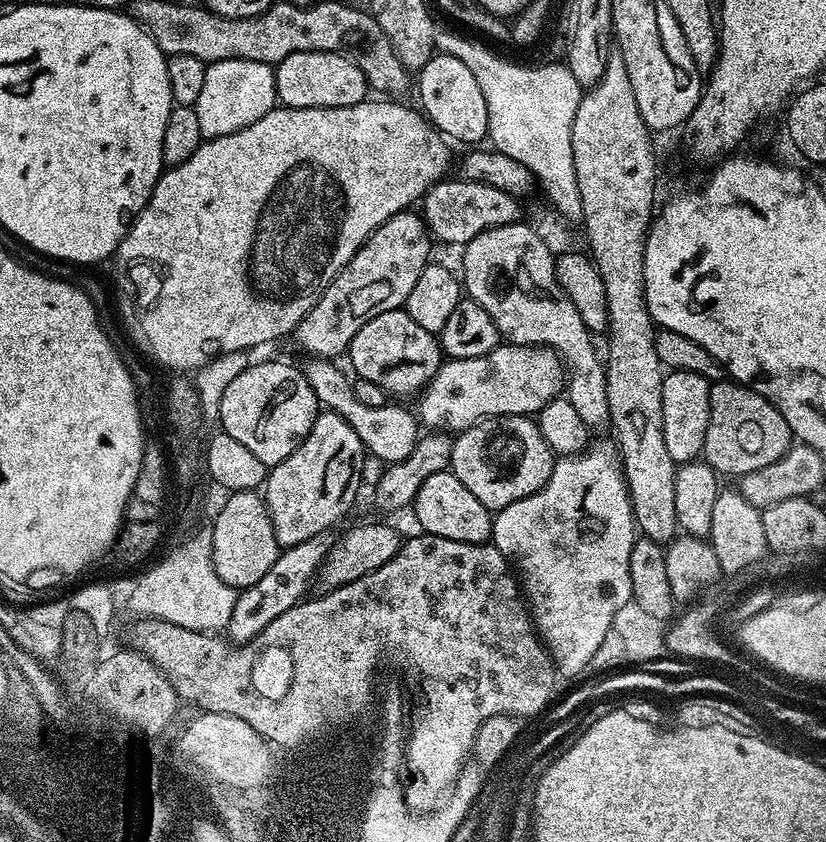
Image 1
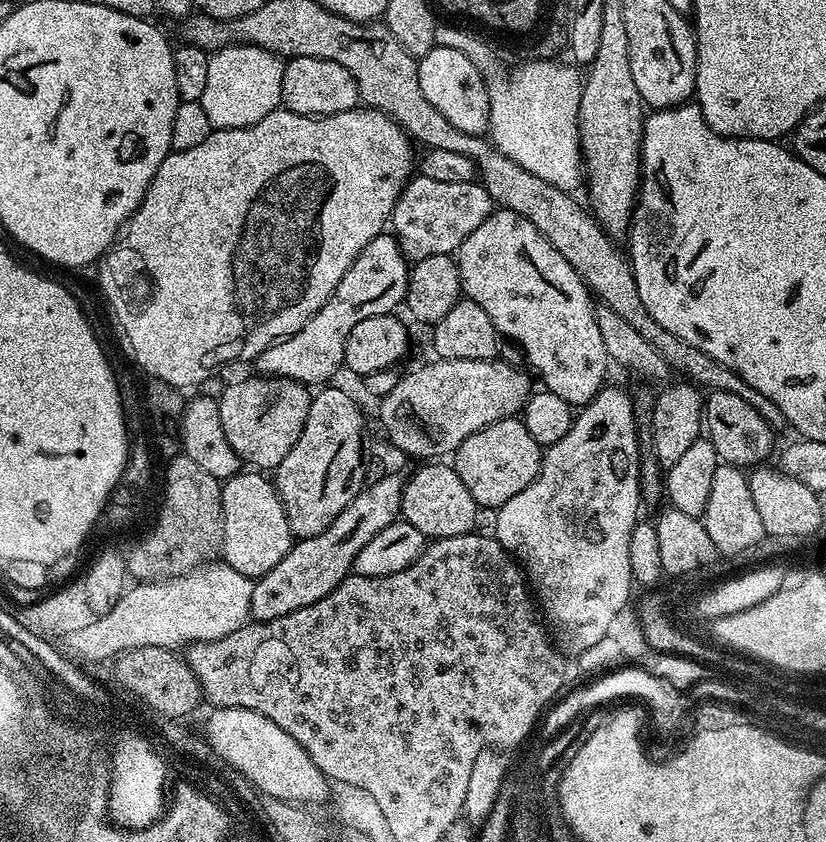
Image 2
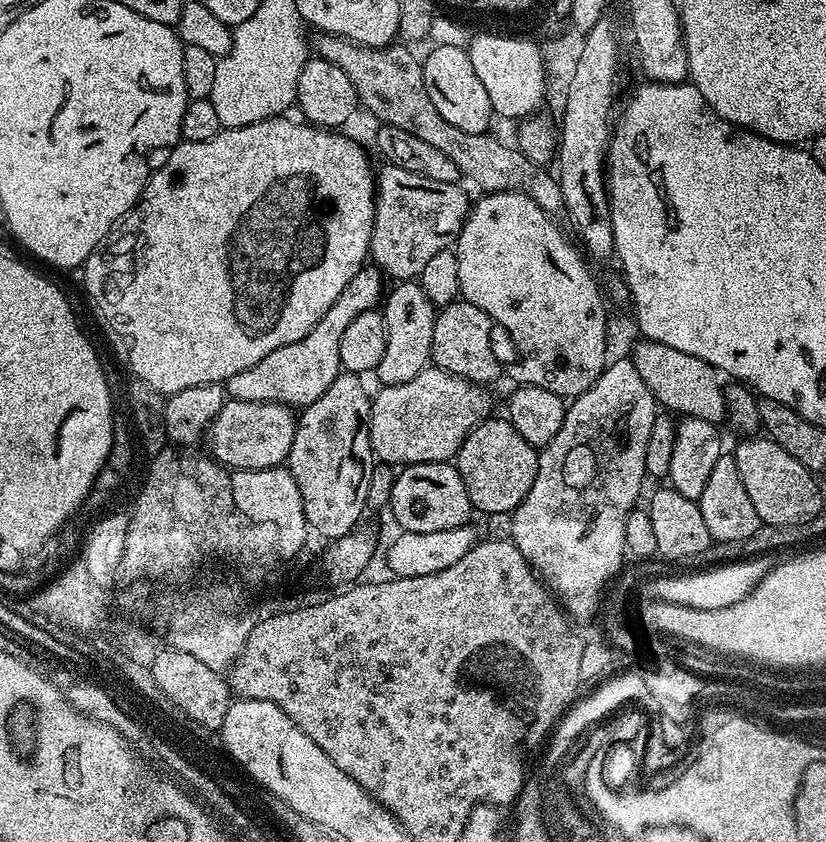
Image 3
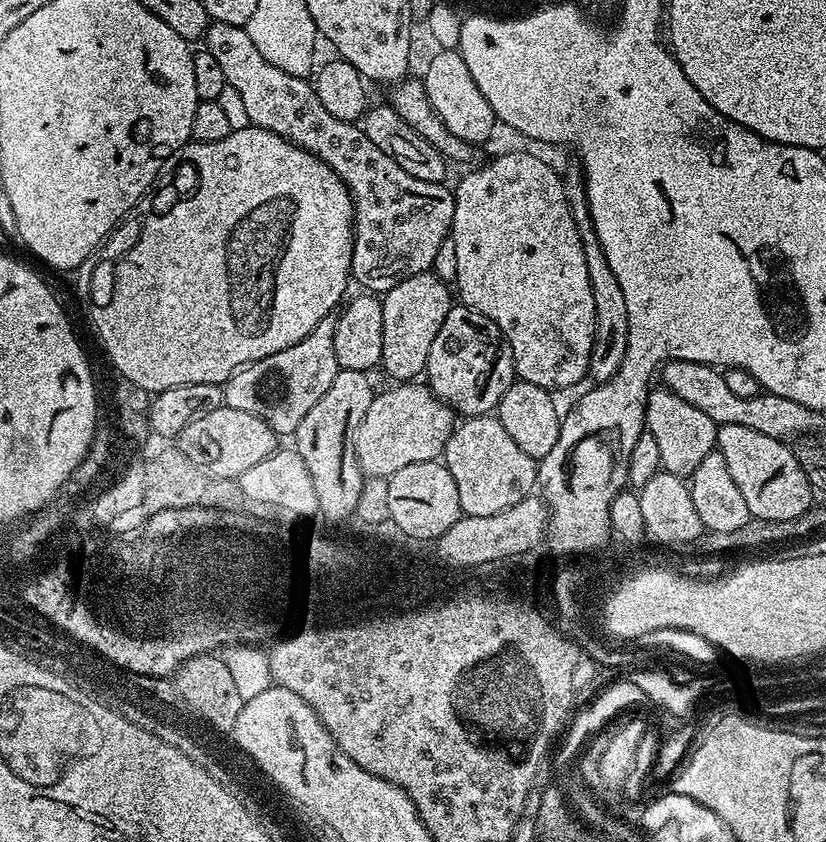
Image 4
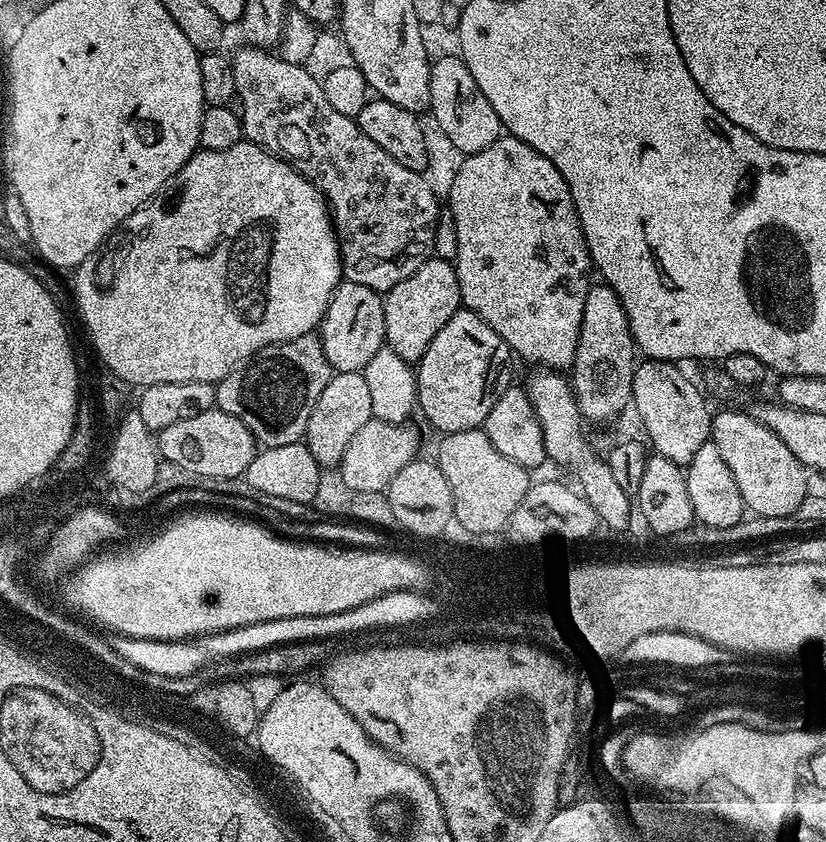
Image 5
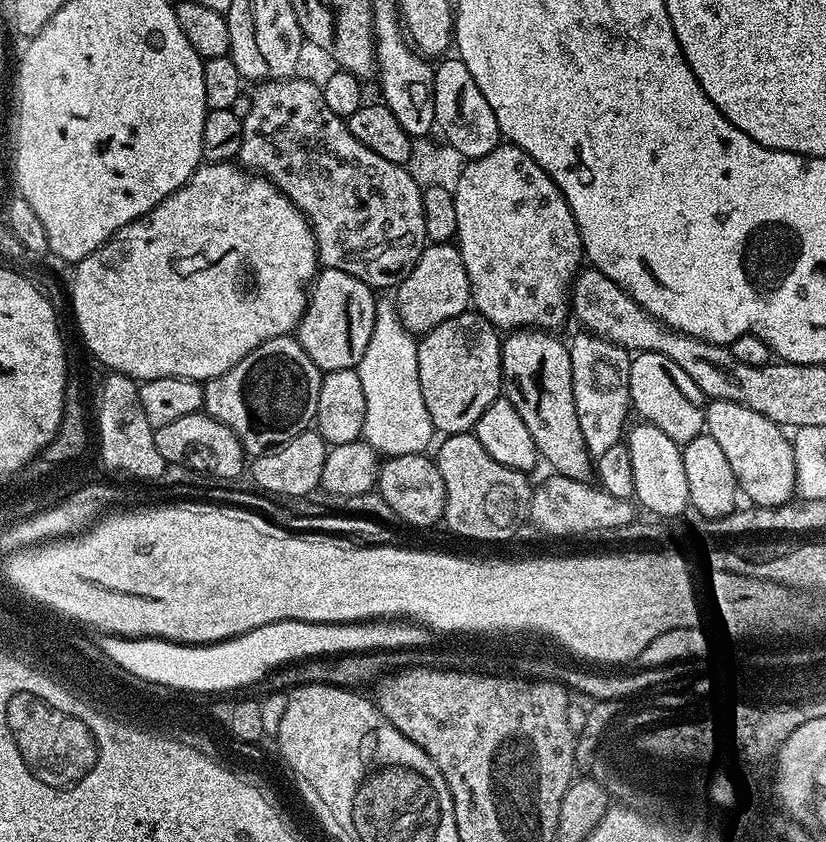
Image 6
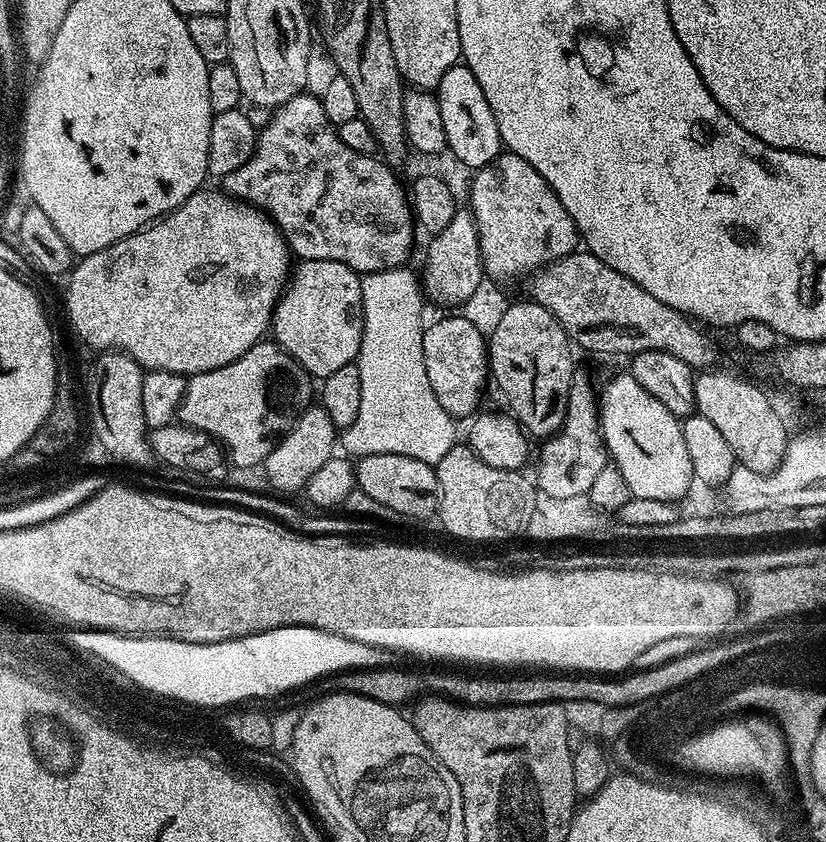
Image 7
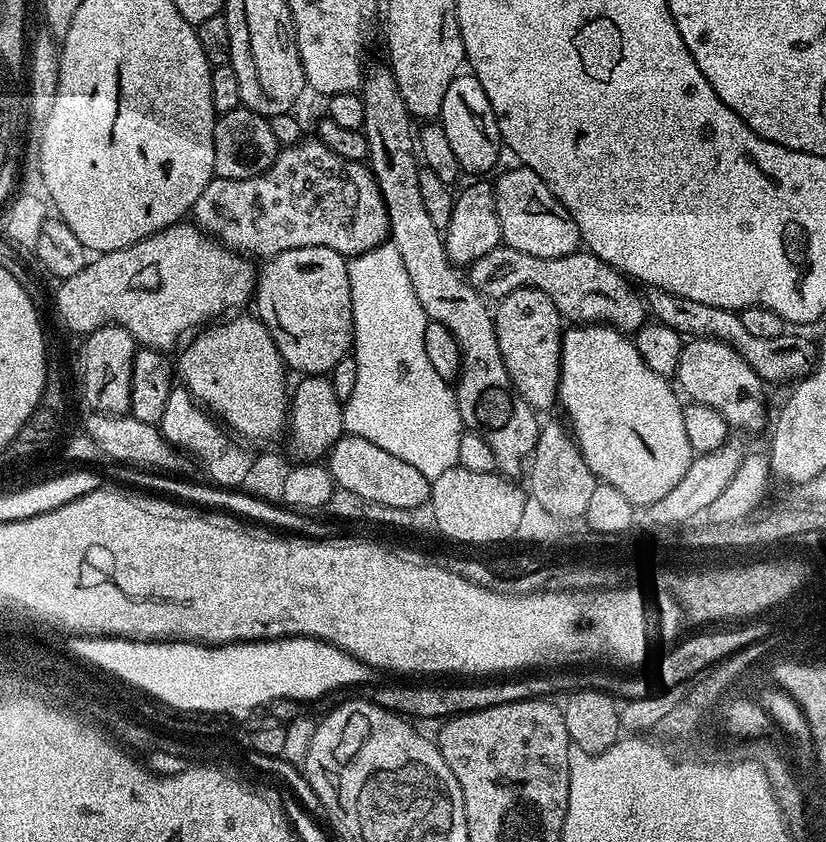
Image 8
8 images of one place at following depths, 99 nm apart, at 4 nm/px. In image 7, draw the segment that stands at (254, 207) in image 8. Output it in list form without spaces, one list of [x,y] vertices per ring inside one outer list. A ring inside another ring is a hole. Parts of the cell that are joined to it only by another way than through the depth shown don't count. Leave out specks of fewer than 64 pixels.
[[[308,95],[290,98],[269,115],[268,125],[259,129],[254,154],[238,170],[222,177],[223,191],[253,206],[263,206],[284,233],[291,255],[300,260],[342,262],[361,274],[407,265],[414,213],[405,185],[400,185],[392,173],[395,171],[383,159],[350,150],[339,131],[328,123],[319,95]]]

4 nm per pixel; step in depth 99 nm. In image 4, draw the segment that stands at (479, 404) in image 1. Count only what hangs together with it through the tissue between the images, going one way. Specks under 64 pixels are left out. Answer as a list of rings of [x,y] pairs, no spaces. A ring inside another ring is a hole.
[[[400,382],[396,388],[377,391],[356,431],[356,453],[365,477],[390,477],[402,466],[440,460],[454,427],[454,413],[420,382]]]

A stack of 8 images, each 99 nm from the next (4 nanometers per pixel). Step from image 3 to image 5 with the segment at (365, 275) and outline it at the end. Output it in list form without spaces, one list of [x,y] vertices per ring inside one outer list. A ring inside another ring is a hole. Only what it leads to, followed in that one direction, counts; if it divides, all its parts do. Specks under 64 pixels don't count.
[[[319,335],[271,344],[218,381],[216,408],[242,421],[257,445],[273,448],[299,444],[310,422],[310,410],[322,398],[322,390],[326,390],[333,375]]]

